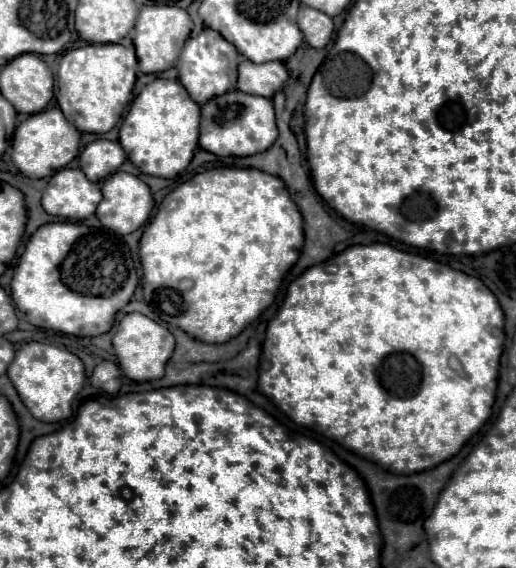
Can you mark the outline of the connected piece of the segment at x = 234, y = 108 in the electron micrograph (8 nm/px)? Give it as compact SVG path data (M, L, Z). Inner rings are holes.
M229 91L221 97L213 97L213 101L205 103L201 107L201 135L199 145L215 153L219 157L247 157L255 153L267 151L273 141L277 139L277 125L275 125L275 111L271 99L241 93L241 91Z

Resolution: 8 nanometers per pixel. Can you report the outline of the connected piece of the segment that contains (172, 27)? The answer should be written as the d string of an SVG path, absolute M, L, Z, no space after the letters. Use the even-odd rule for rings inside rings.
M153 5L153 7L143 7L137 23L135 23L135 35L133 35L133 45L137 49L137 61L139 61L139 71L143 73L161 73L173 67L175 59L179 57L183 43L187 41L189 33L193 29L193 21L185 9L179 7L169 7L169 5Z

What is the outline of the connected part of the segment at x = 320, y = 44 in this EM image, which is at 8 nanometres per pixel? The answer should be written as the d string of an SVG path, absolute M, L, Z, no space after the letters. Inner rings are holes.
M301 7L299 9L299 17L297 17L297 25L305 35L305 41L315 47L315 49L323 49L333 35L333 21L329 15L311 9L311 7Z

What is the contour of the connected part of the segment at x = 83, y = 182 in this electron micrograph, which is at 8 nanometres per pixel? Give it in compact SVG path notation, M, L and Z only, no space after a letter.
M81 169L57 171L43 191L41 205L49 215L83 221L95 213L101 201L101 187L85 177Z

